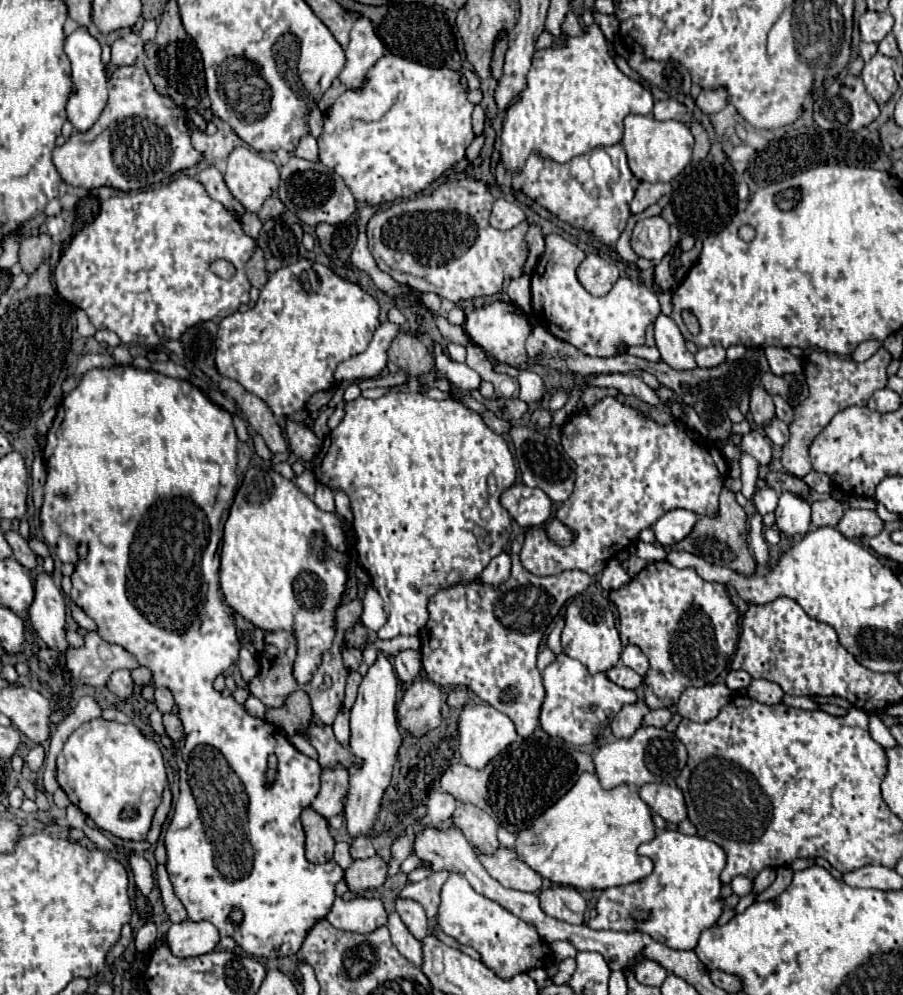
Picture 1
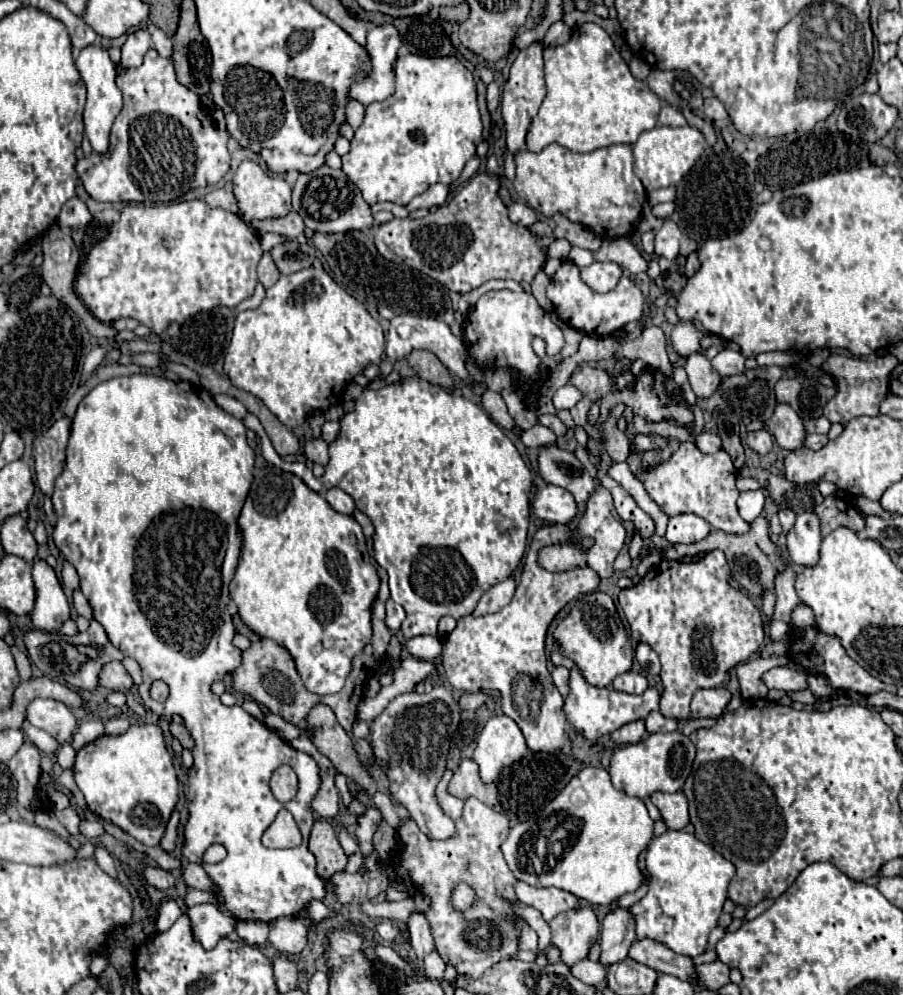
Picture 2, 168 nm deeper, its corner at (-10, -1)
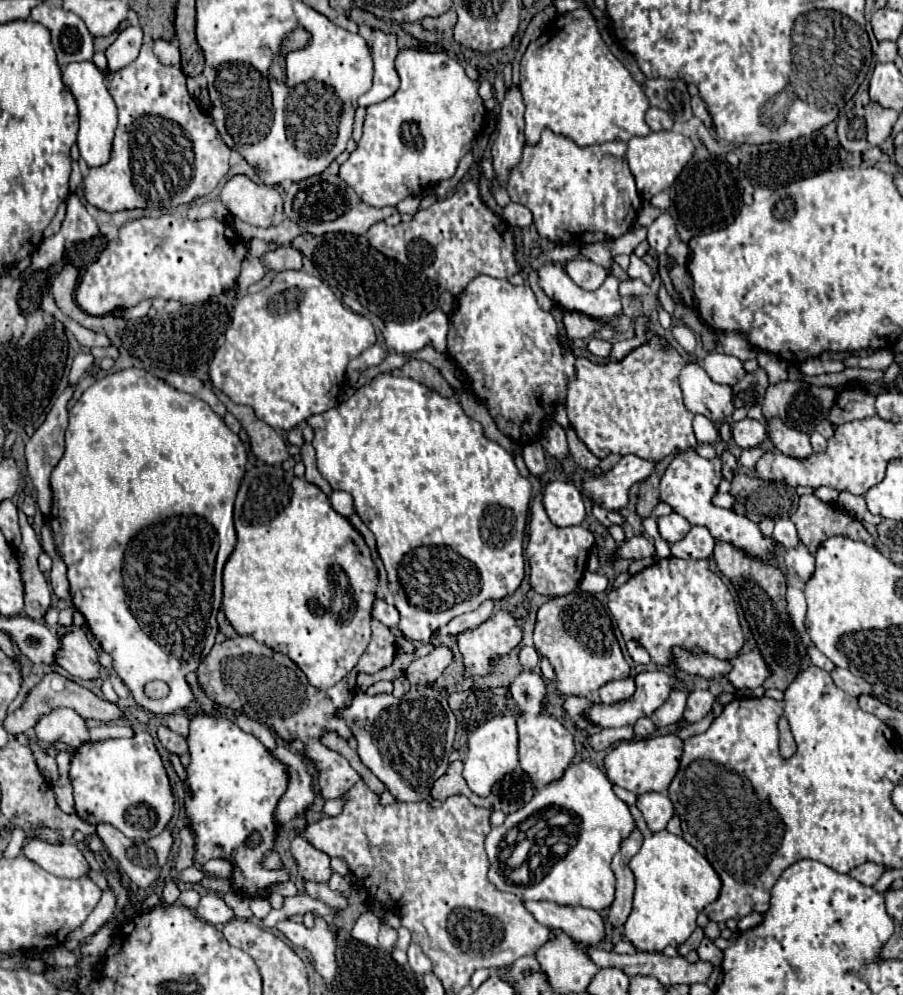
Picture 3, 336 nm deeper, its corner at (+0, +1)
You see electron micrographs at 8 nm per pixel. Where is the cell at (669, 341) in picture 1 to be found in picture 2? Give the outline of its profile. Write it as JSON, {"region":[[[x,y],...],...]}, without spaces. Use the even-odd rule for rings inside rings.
{"region":[[[691,353],[685,359],[685,371],[697,397],[709,397],[719,385],[719,373],[701,353]]]}

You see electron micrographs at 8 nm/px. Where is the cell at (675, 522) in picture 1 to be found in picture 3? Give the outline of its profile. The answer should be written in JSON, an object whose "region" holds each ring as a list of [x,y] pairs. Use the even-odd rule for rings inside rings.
{"region":[[[679,513],[659,517],[657,523],[659,523],[659,535],[669,543],[681,541],[689,533],[689,527],[691,527],[689,521],[685,517],[681,517]]]}

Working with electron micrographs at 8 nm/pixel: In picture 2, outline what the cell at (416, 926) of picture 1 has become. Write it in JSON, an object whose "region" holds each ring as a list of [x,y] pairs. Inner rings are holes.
{"region":[[[411,913],[409,921],[407,921],[407,927],[409,927],[411,947],[415,949],[417,959],[421,961],[427,953],[431,953],[435,949],[431,927],[429,927],[429,921],[427,921],[425,913]]]}

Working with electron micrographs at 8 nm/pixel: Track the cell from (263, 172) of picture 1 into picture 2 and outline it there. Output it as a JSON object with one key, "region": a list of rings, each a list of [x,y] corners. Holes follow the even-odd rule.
{"region":[[[245,159],[235,177],[233,177],[233,193],[239,203],[239,215],[245,221],[251,219],[269,219],[269,217],[283,217],[291,211],[291,187],[285,179],[281,179],[275,173],[263,171],[255,161]]]}

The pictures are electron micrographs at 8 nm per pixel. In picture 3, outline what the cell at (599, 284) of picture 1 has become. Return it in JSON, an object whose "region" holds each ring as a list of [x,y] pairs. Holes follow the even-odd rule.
{"region":[[[585,257],[567,261],[563,265],[563,269],[573,279],[573,283],[577,283],[581,289],[587,289],[587,291],[595,291],[607,277],[607,271],[601,265],[589,261]]]}

